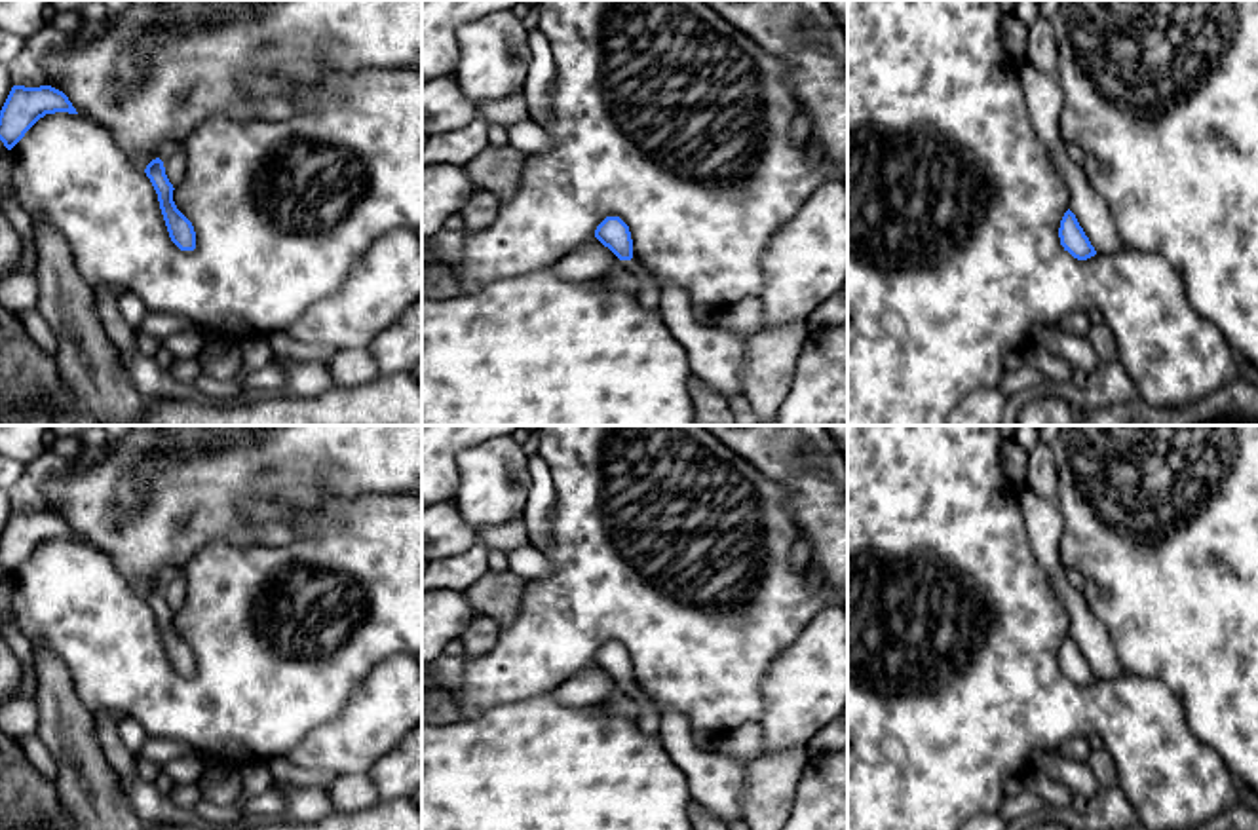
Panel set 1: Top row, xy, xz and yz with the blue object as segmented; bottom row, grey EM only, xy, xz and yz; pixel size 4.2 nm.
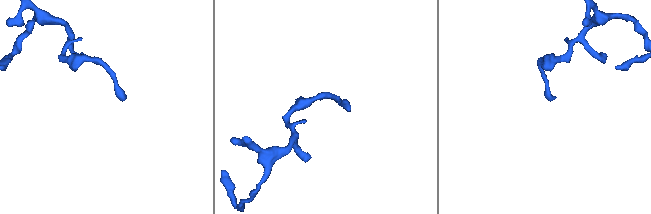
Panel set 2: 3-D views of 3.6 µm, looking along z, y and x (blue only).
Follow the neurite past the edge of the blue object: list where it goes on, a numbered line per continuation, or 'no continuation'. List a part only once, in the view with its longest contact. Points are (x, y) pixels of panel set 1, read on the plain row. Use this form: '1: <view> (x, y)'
1: xz (650, 718)

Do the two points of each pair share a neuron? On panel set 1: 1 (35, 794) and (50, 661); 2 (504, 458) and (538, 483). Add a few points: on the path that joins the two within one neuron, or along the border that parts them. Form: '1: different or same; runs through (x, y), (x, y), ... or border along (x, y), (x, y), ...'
1: different; border along (54, 783), (57, 802), (65, 810)
2: different; border along (529, 458), (529, 496), (523, 513)

